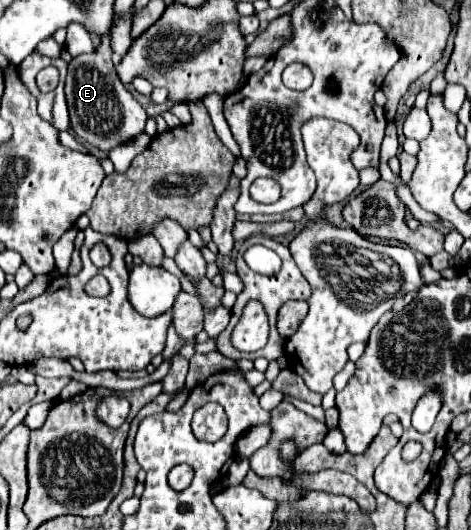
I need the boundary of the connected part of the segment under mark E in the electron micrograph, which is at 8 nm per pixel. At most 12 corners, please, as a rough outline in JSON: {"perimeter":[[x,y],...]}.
{"perimeter":[[111,30],[69,62],[71,128],[103,152],[147,112],[117,78]]}

